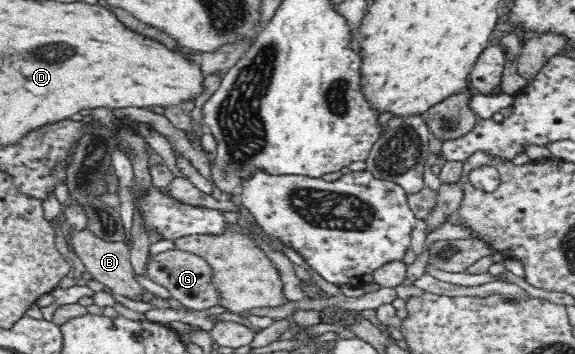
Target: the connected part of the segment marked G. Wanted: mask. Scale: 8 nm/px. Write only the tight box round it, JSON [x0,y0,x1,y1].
[146,248,222,309]

